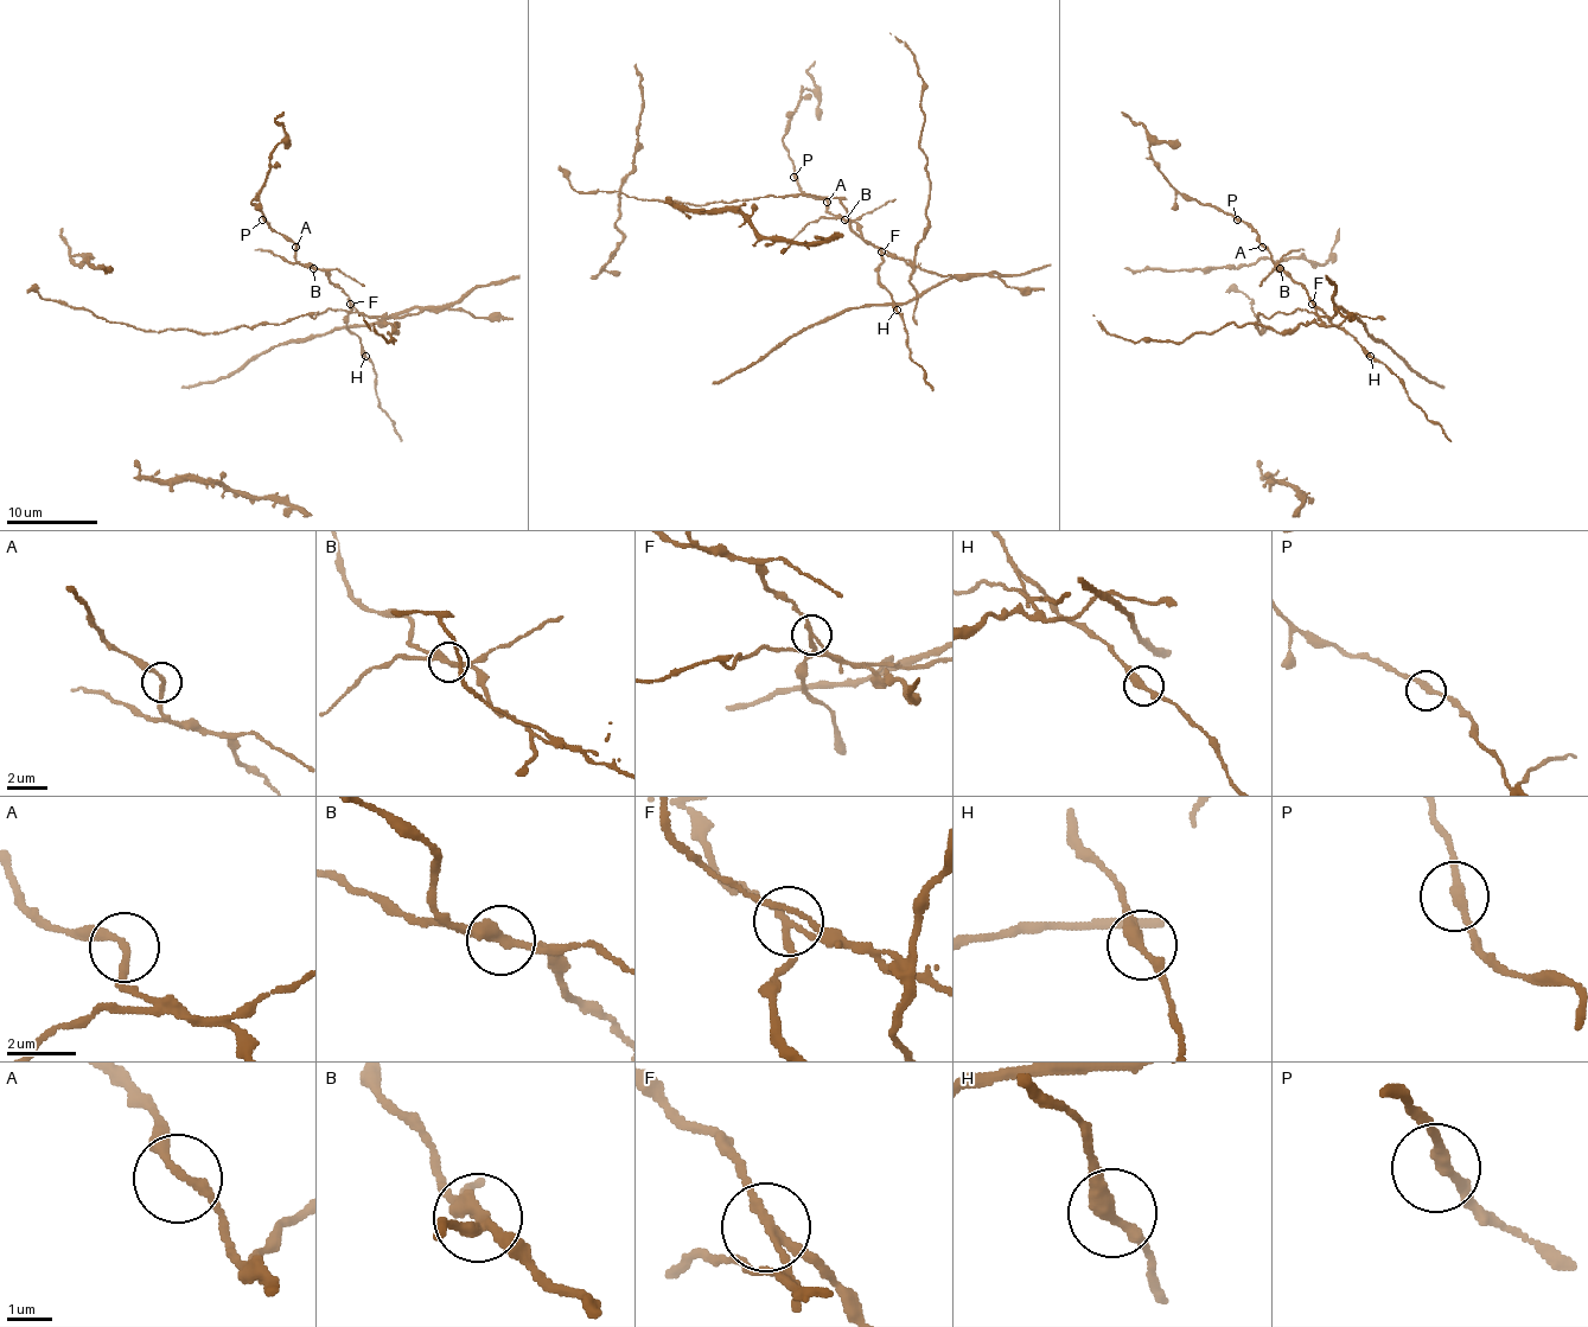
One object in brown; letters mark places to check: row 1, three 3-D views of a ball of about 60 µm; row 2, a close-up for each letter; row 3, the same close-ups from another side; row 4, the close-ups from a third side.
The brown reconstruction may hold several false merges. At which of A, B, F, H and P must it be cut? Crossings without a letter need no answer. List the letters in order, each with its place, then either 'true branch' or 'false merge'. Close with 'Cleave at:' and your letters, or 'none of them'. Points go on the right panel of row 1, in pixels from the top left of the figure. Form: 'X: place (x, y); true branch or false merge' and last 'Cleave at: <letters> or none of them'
A: place (1262, 247); true branch
B: place (1280, 268); false merge
F: place (1312, 304); false merge
H: place (1370, 356); true branch
P: place (1237, 219); true branch
Cleave at: B, F

